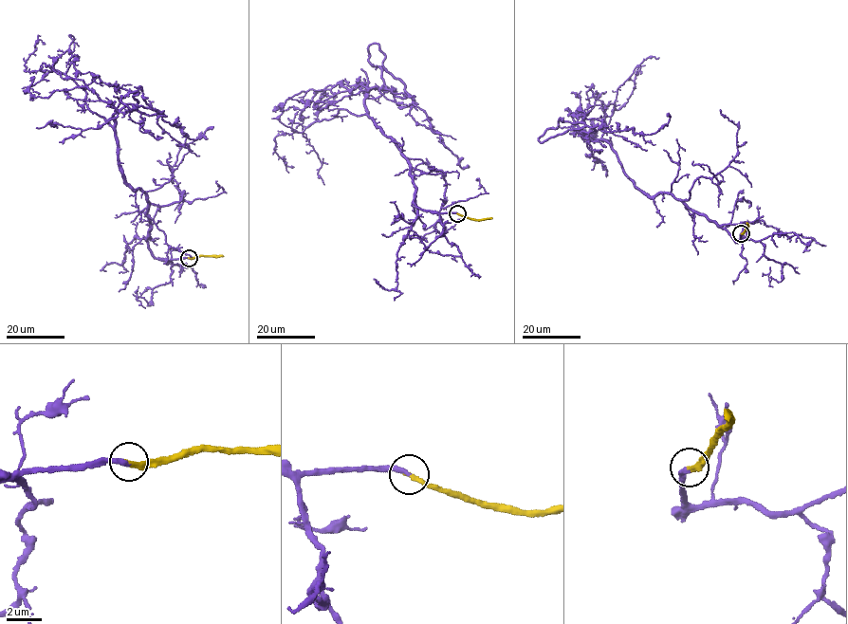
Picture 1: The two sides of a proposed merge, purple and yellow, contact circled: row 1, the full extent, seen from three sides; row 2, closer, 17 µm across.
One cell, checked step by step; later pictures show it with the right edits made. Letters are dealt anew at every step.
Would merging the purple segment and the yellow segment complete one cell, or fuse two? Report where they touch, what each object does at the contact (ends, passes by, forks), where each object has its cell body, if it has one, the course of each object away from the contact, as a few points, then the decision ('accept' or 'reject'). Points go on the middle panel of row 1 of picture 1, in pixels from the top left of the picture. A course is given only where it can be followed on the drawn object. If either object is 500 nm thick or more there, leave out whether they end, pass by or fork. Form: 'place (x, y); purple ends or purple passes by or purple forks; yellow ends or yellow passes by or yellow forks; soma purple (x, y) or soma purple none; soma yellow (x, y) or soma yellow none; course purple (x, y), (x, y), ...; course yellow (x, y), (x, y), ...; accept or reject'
place (457, 213); purple ends; yellow ends; soma purple none; soma yellow none; course purple (457, 213), (416, 206), (364, 108), (370, 88), (409, 96), (337, 82); course yellow (457, 213), (476, 219), (492, 218); accept

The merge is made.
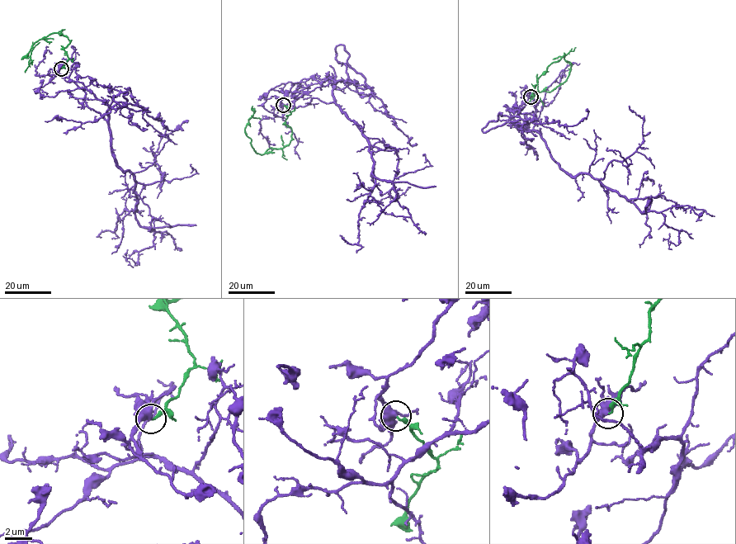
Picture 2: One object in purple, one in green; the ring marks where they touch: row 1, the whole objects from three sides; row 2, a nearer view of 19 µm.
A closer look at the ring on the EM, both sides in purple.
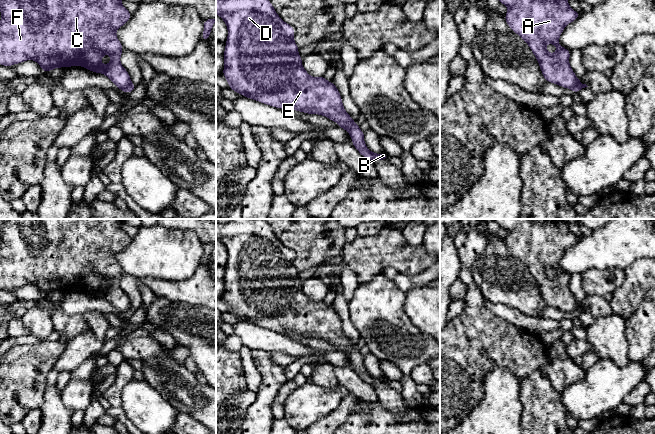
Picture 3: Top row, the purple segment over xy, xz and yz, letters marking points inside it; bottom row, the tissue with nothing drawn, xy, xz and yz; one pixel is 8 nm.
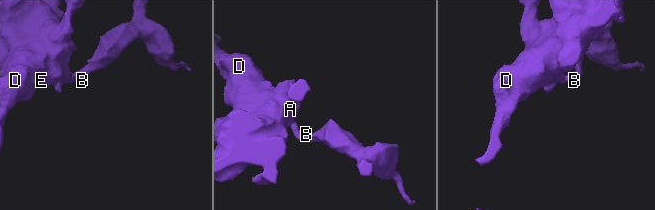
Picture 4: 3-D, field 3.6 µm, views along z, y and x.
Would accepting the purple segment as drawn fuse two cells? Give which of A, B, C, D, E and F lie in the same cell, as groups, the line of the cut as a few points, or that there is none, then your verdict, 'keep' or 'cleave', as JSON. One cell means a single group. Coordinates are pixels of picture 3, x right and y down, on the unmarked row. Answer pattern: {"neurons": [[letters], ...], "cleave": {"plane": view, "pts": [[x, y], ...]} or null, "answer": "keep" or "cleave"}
{"neurons": [["A", "C", "D", "E", "F"], ["B"]], "cleave": {"plane": "xz", "pts": [[355, 346], [348, 355]]}, "answer": "cleave"}

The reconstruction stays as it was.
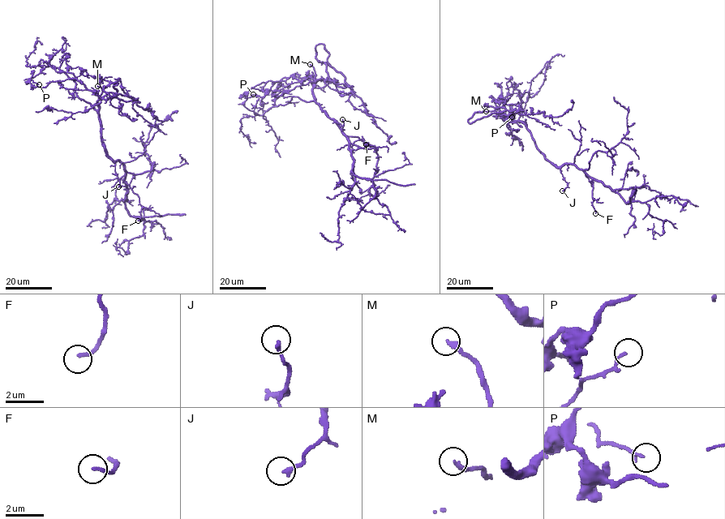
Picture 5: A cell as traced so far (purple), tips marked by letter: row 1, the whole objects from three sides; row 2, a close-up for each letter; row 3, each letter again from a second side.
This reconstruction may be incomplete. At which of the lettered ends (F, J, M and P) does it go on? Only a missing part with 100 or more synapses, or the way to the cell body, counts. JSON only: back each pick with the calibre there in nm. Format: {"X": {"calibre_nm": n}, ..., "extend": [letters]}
{"M": {"calibre_nm": 220}, "extend": ["M"]}

